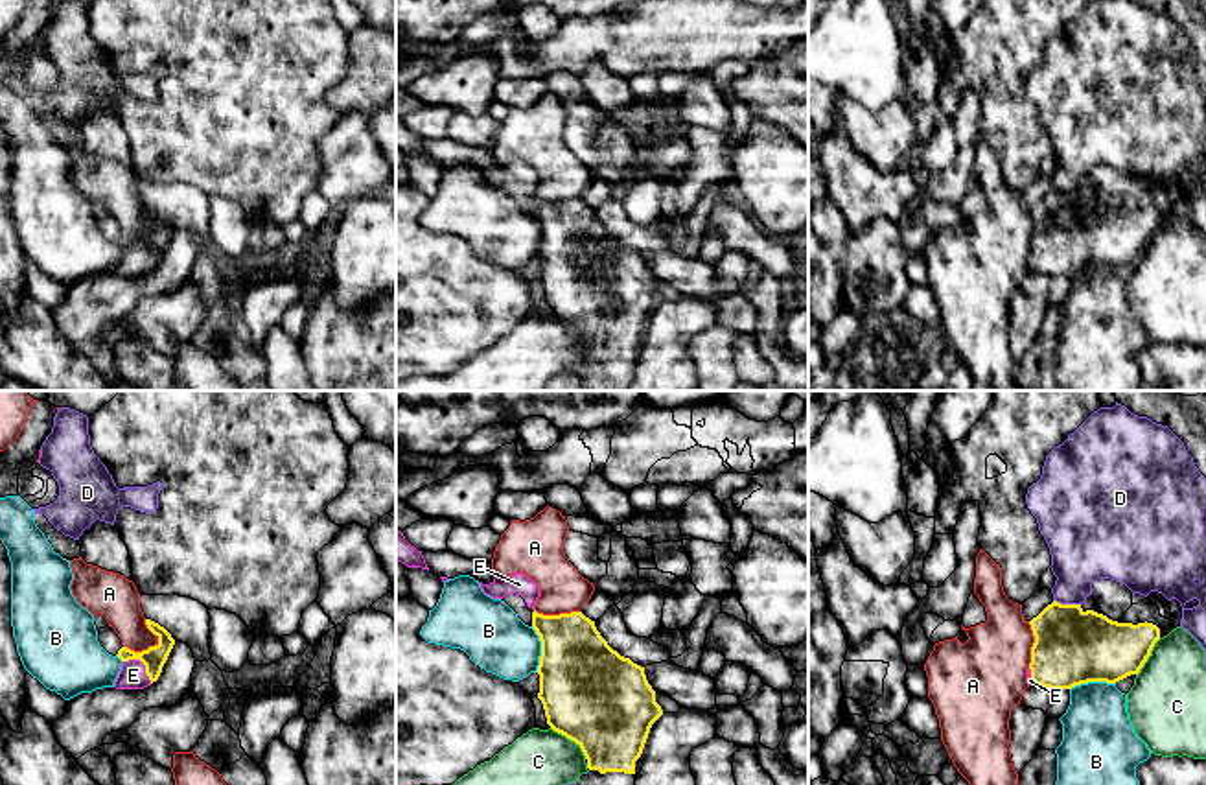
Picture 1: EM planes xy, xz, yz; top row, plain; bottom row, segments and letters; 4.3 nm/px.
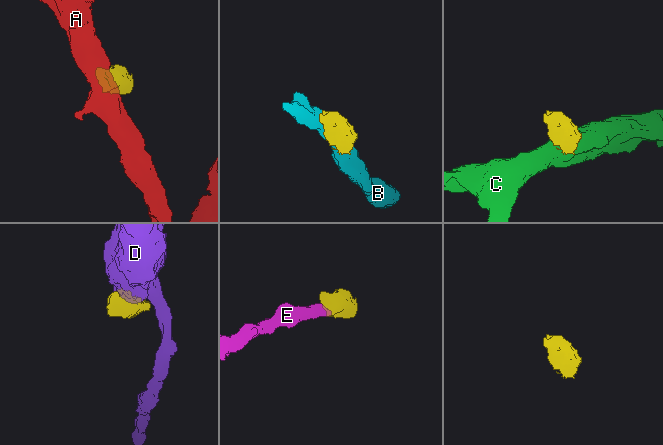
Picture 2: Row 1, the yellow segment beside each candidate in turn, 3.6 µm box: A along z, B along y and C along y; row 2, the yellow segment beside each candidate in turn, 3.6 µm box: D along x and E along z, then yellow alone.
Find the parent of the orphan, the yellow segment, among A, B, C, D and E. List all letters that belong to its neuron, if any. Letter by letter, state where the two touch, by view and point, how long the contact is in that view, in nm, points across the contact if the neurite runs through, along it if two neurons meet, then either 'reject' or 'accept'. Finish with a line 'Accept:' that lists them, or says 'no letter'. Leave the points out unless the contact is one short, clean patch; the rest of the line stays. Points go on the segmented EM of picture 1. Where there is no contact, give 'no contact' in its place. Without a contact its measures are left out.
A: meets yellow in xy at (142, 651); contact 170 nm long; border along xy (159, 636), (153, 645), (140, 651), (124, 647); reject
B: meets yellow in xz at (542, 649); contact 200 nm long; reject
C: meets yellow in xz at (571, 739); contact 220 nm long; reject
D: meets yellow in yz at (1066, 605); contact 120 nm long; border along yz (1054, 599), (1065, 605), (1079, 605); reject
E: meets yellow in xy at (142, 662); contact 160 nm long; runs through xy (153, 658), (142, 662), (133, 675); accept
Accept: E

